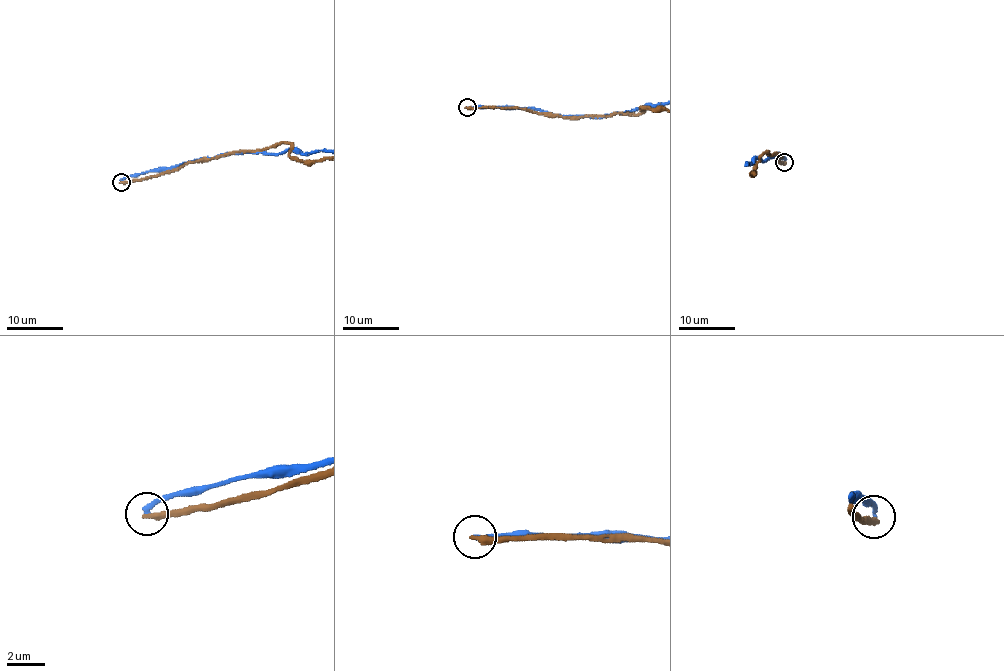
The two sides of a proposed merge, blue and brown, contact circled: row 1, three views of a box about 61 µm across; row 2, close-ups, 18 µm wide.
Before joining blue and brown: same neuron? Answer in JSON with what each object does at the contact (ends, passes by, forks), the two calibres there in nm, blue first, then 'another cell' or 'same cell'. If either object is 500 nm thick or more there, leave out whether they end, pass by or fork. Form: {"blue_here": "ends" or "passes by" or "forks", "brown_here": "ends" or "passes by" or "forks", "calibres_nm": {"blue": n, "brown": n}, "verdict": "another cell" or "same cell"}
{"blue_here": "ends", "brown_here": "ends", "calibres_nm": {"blue": 240, "brown": 320}, "verdict": "another cell"}

